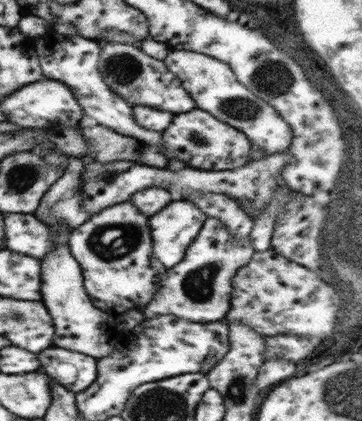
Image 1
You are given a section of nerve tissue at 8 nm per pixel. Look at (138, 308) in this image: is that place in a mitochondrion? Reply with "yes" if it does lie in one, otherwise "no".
no

